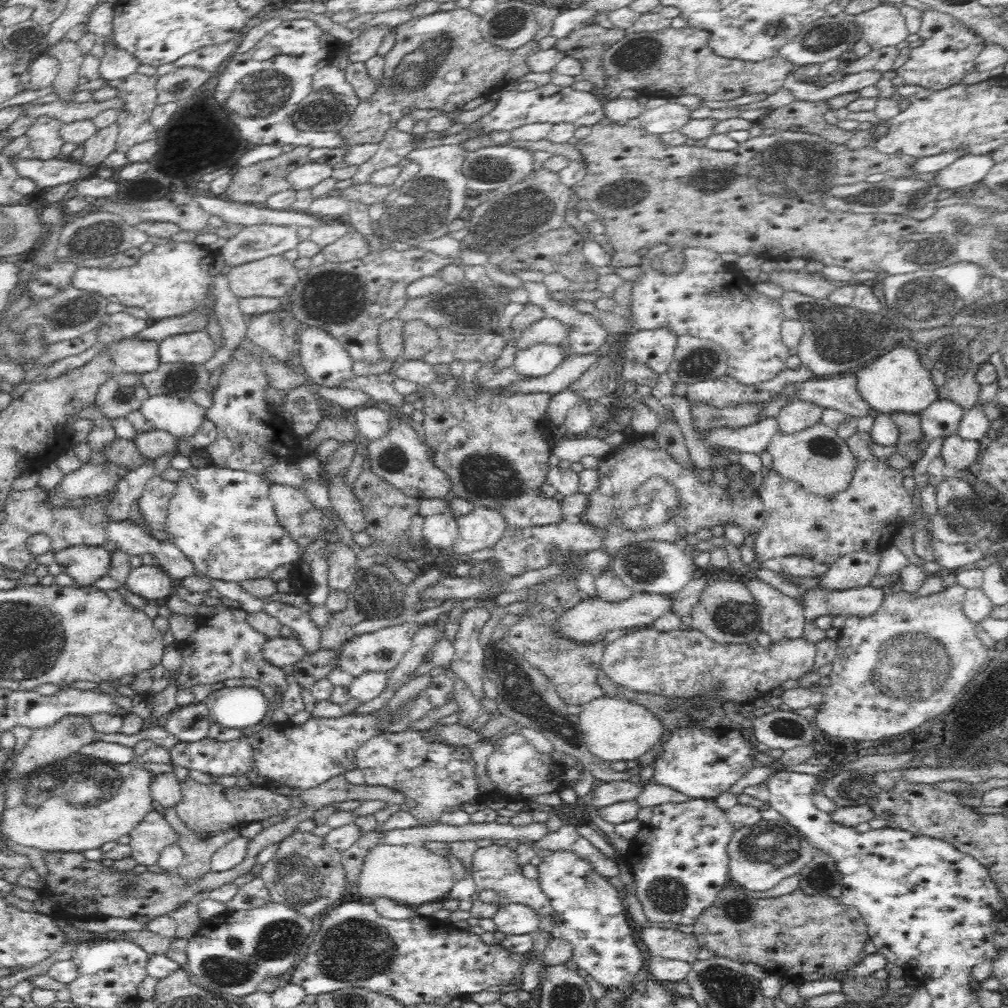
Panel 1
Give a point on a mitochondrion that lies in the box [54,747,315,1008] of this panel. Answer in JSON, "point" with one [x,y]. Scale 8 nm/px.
{"point":[279,939]}

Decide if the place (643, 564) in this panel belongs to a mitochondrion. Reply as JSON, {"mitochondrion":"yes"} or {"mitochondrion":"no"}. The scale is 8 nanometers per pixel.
{"mitochondrion":"yes"}

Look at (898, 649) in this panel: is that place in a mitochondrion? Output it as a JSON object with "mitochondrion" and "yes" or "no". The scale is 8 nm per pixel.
{"mitochondrion":"yes"}

